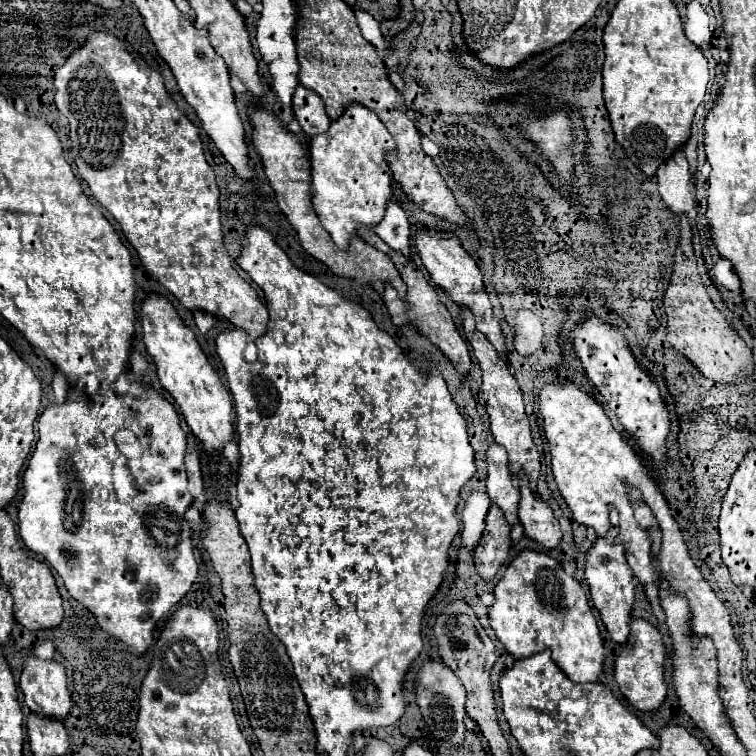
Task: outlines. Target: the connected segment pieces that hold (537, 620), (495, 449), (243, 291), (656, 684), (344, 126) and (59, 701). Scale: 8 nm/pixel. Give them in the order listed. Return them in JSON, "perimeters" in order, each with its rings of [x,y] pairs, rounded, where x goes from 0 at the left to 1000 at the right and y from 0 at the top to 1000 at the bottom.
{"perimeters":[[[[688,729],[653,776],[653,798],[646,806],[648,829],[677,869],[698,869],[720,856],[730,858],[735,880],[765,903],[791,901],[799,874],[799,853],[770,774],[751,761],[741,742],[722,729]]],[[[646,573],[646,594],[643,594],[643,612],[646,612],[646,657],[659,665],[659,671],[667,676],[675,694],[685,692],[685,644],[683,636],[672,620],[672,604],[667,594],[653,583],[653,578]]],[[[124,41],[114,57],[103,65],[98,65],[82,89],[74,91],[74,99],[71,99],[71,115],[74,115],[74,126],[71,126],[71,134],[74,134],[74,142],[77,147],[90,157],[90,165],[93,165],[93,187],[95,187],[95,208],[98,208],[98,216],[103,221],[103,229],[106,234],[116,242],[122,258],[132,266],[135,274],[143,276],[143,282],[159,295],[161,300],[161,308],[167,311],[167,316],[172,319],[172,324],[180,329],[188,351],[222,382],[228,385],[235,398],[246,406],[246,409],[270,409],[270,411],[278,411],[304,427],[310,427],[312,433],[320,433],[328,438],[331,448],[336,451],[339,446],[349,443],[352,440],[352,430],[354,430],[354,409],[349,403],[349,398],[341,393],[339,382],[323,372],[315,358],[310,356],[307,351],[307,343],[302,337],[302,332],[296,329],[296,319],[294,319],[294,298],[291,298],[291,271],[288,271],[288,261],[291,261],[291,253],[288,253],[288,245],[286,245],[286,237],[283,237],[283,226],[280,221],[272,216],[270,210],[270,200],[267,200],[267,187],[265,187],[265,173],[262,168],[249,157],[243,155],[233,136],[228,134],[228,128],[222,126],[220,115],[217,115],[217,104],[214,99],[193,86],[193,83],[180,83],[177,75],[172,73],[172,67],[164,62],[164,54],[146,46],[146,44],[135,44],[135,41]]],[[[836,819],[833,843],[812,874],[812,893],[815,893],[823,919],[847,940],[870,938],[881,922],[878,872],[881,872],[881,856],[878,856],[873,835],[854,819]]],[[[474,136],[455,139],[455,147],[447,157],[442,157],[431,176],[415,179],[407,187],[407,208],[413,221],[413,237],[410,237],[410,255],[413,255],[413,271],[418,276],[418,284],[423,287],[426,300],[439,311],[442,321],[455,329],[460,324],[460,313],[471,311],[474,298],[497,298],[508,287],[508,274],[519,261],[519,231],[516,221],[508,213],[508,202],[521,197],[521,187],[508,168],[508,163],[497,155],[495,147],[484,144]]],[[[45,864],[32,869],[26,911],[40,940],[61,948],[85,951],[95,935],[87,882],[77,874],[61,874]]]]}

